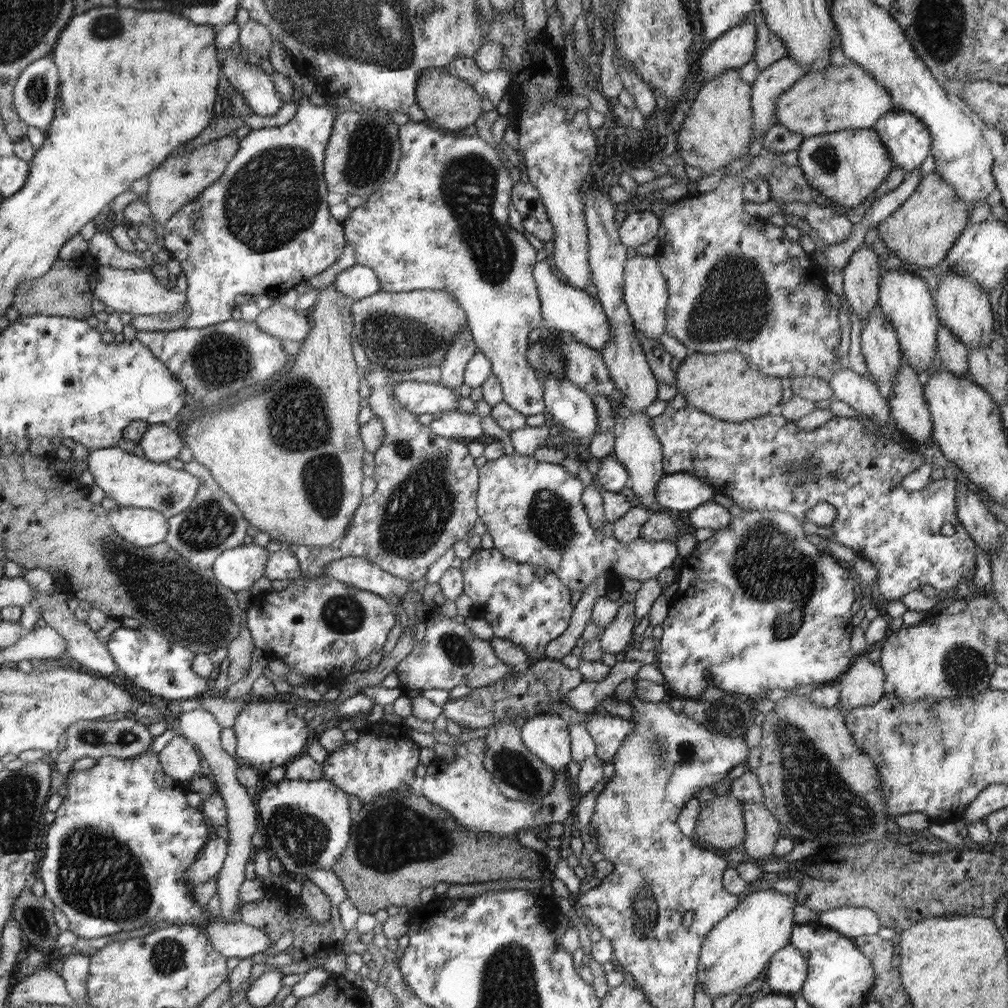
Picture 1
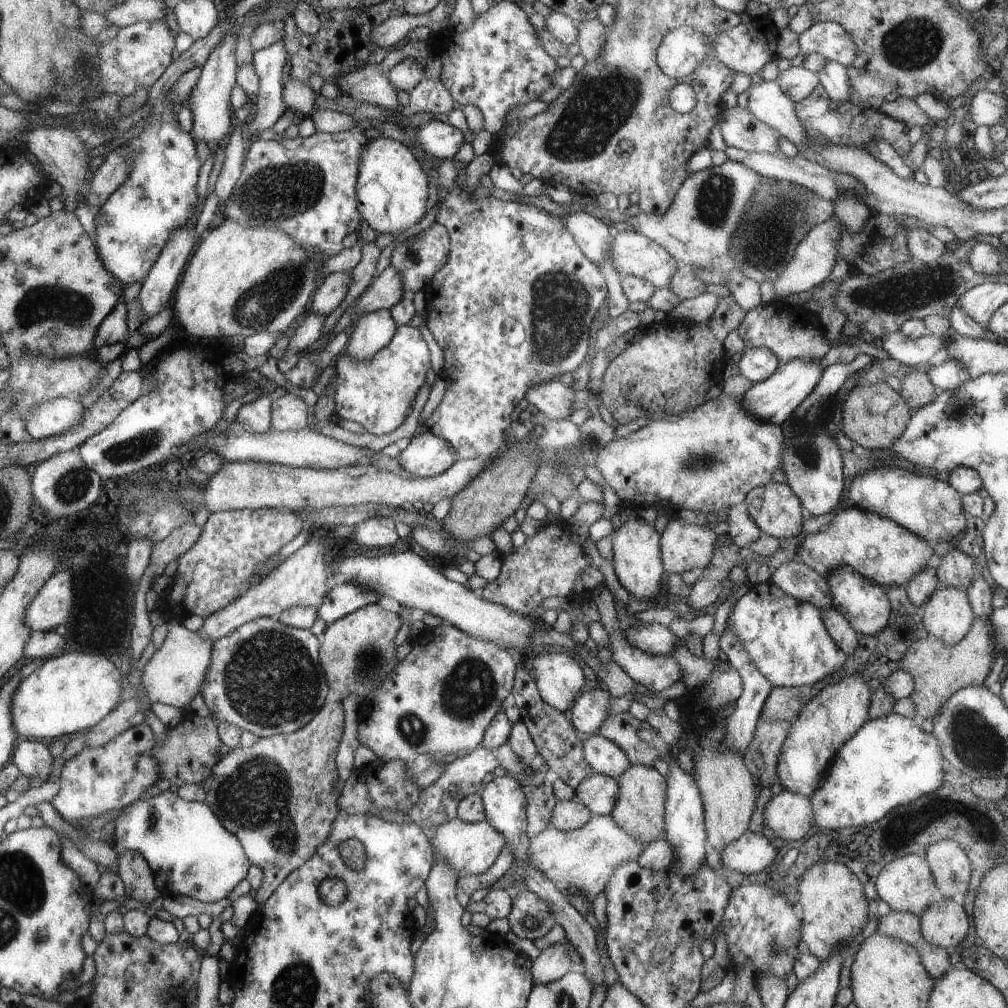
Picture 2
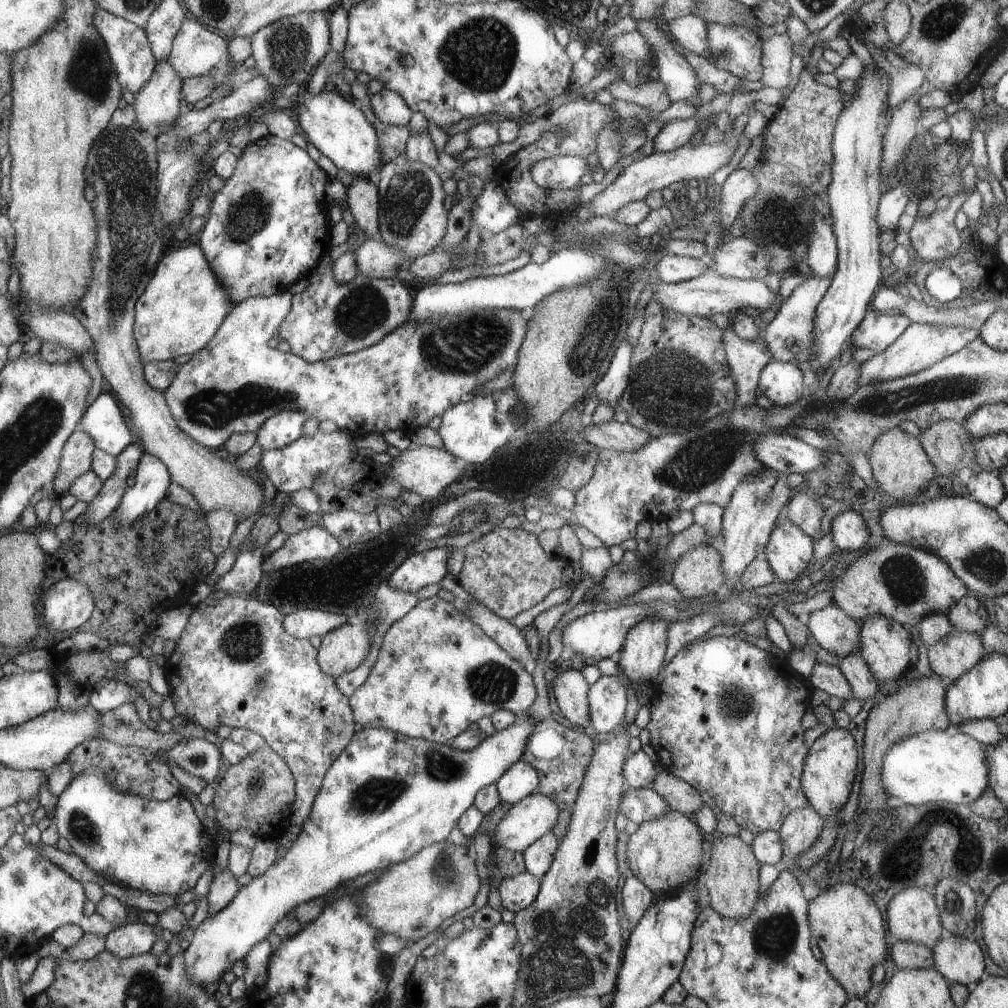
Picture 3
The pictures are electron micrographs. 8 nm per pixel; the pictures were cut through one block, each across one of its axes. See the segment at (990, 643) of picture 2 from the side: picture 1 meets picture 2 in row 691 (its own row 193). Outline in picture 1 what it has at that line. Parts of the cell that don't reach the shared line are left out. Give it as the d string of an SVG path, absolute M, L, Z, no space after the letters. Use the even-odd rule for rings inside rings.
M939 174L924 177L912 197L902 207L877 226L884 245L904 263L920 267L943 267L946 256L969 225L969 205L959 200L957 190Z

